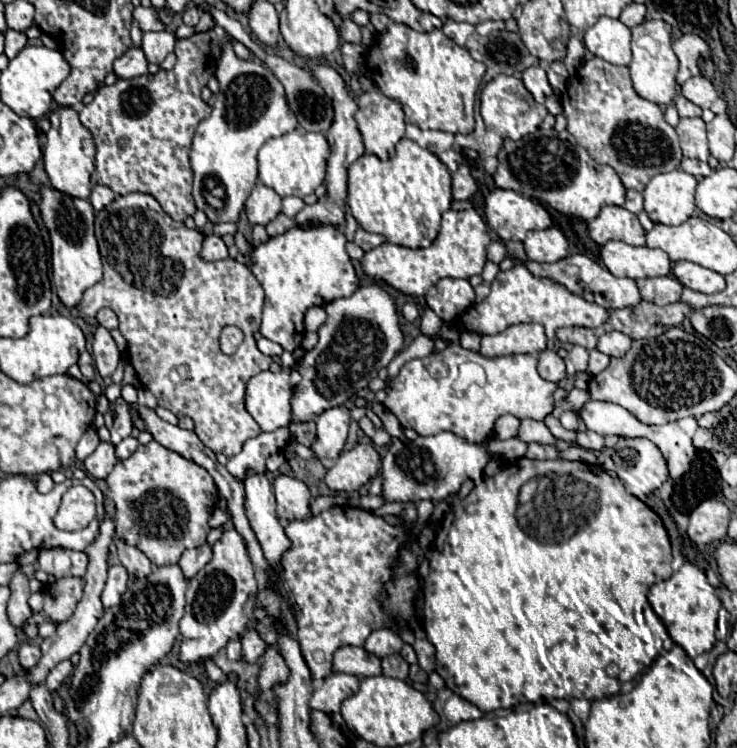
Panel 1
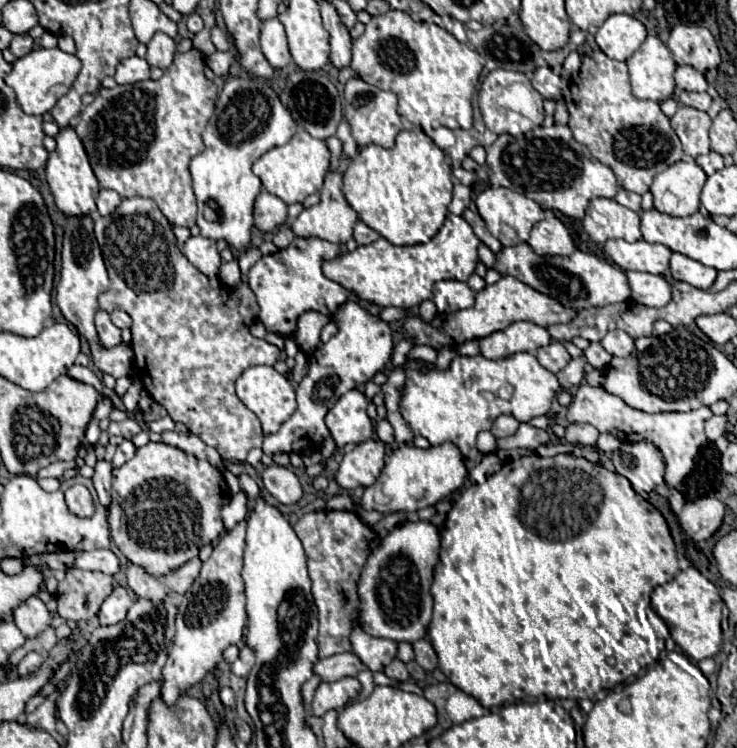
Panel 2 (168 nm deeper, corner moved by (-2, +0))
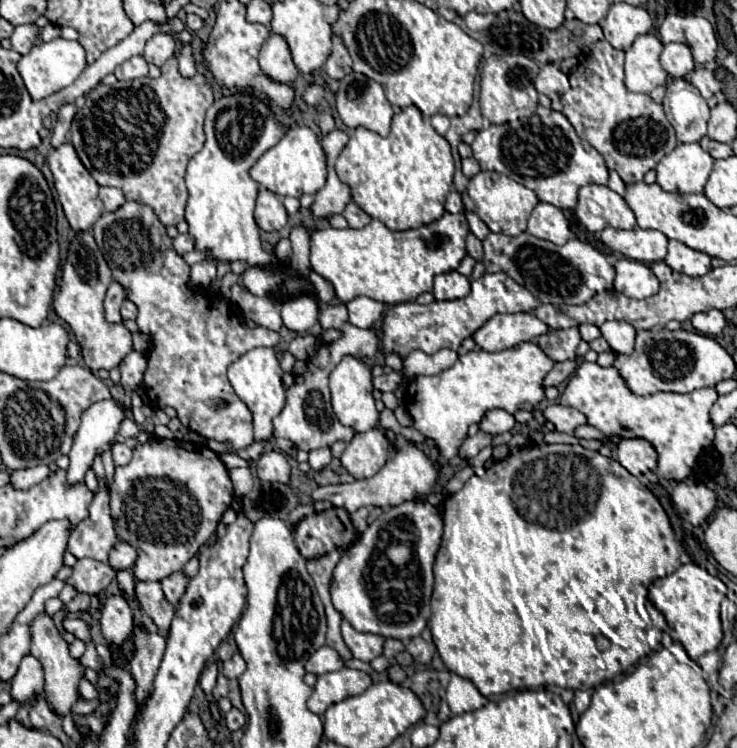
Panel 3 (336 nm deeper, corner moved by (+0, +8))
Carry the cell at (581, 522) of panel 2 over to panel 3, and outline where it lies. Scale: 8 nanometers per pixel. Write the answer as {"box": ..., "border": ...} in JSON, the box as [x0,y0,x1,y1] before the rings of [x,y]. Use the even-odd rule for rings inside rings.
{"box":[429,443,681,697],"border":[[[529,443],[515,455],[509,455],[497,461],[493,467],[489,467],[487,477],[471,477],[461,491],[445,497],[443,501],[445,533],[433,567],[435,589],[431,597],[432,615],[429,619],[429,629],[433,633],[433,643],[449,671],[465,679],[471,679],[485,697],[524,686],[557,685],[573,689],[571,683],[575,683],[577,689],[577,681],[581,681],[581,689],[593,689],[603,681],[613,679],[613,675],[621,673],[621,668],[622,671],[626,670],[655,650],[655,646],[660,644],[662,635],[667,631],[668,624],[664,615],[655,606],[647,608],[648,587],[655,579],[671,575],[681,565],[679,543],[675,539],[669,517],[661,507],[661,503],[657,501],[657,497],[647,487],[641,487],[635,481],[637,479],[629,471],[623,471],[623,465],[619,461],[599,455],[599,451],[589,451],[583,449],[581,445]]]}

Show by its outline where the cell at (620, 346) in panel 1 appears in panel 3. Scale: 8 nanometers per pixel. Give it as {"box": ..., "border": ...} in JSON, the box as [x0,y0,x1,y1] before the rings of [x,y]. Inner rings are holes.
{"box":[601,321,635,355],"border":[[[605,321],[601,325],[601,333],[611,345],[613,351],[629,355],[635,345],[635,329],[623,321]]]}

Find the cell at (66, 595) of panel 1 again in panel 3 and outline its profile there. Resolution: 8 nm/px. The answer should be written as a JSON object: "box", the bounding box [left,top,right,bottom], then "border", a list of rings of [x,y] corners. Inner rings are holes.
{"box":[65,559,115,595],"border":[[[79,559],[73,567],[73,575],[65,583],[71,583],[79,593],[97,595],[109,587],[113,577],[115,571],[109,565],[95,559]]]}

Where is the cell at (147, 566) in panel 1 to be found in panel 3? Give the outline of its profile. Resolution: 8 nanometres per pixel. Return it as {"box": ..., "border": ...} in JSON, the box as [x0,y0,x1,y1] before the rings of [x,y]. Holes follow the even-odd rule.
{"box":[135,581,175,637],"border":[[[137,581],[135,593],[137,593],[137,599],[139,599],[143,611],[157,625],[159,633],[163,637],[167,637],[167,627],[171,627],[171,619],[173,619],[175,613],[173,613],[173,607],[169,605],[169,601],[163,595],[161,583],[157,583],[157,581]]]}

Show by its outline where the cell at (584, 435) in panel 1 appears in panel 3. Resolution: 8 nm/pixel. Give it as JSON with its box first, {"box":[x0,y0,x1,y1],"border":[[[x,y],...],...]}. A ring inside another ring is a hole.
{"box":[543,405,587,433],"border":[[[549,405],[543,411],[543,417],[549,423],[553,423],[557,431],[563,431],[563,433],[573,433],[575,427],[587,423],[587,419],[585,419],[583,413],[575,411],[573,407],[563,407],[563,405]]]}

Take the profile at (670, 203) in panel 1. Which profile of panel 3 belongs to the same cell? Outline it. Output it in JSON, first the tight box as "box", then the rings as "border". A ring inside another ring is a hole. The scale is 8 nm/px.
{"box":[657,143,713,193],"border":[[[679,143],[659,161],[657,183],[671,193],[701,193],[711,169],[713,157],[699,143]]]}

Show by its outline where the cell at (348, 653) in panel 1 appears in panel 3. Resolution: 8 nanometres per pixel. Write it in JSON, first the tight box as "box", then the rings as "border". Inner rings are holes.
{"box":[305,645,343,675],"border":[[[323,645],[321,649],[317,649],[309,661],[305,663],[305,671],[307,673],[315,673],[315,675],[323,675],[323,673],[331,673],[331,671],[339,671],[343,667],[343,659],[339,657],[339,653],[335,649],[331,649],[329,645]]]}

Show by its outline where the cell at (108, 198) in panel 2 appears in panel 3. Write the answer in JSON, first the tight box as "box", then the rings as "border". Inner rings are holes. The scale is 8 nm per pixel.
{"box":[99,187,125,211],"border":[[[101,187],[99,189],[99,197],[105,203],[105,211],[117,211],[125,203],[123,191],[119,191],[115,187]]]}

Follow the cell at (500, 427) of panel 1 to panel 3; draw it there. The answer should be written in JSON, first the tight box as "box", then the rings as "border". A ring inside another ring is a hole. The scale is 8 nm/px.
{"box":[479,409,515,435],"border":[[[503,409],[487,411],[487,415],[479,423],[479,429],[489,433],[489,435],[499,435],[499,433],[505,433],[505,431],[513,431],[513,427],[515,427],[513,415],[503,411]]]}

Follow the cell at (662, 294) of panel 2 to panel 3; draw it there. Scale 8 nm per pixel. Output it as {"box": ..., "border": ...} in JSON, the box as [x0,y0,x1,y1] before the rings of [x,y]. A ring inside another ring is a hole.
{"box":[613,259,659,299],"border":[[[617,259],[615,261],[615,283],[613,289],[633,299],[645,299],[659,291],[659,281],[649,269],[649,265],[633,261],[633,259]]]}

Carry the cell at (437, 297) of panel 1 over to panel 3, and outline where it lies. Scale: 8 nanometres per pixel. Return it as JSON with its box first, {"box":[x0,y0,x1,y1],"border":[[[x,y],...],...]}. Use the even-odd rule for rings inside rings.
{"box":[433,271,471,301],"border":[[[449,271],[443,275],[435,277],[435,289],[433,295],[437,301],[445,301],[445,299],[461,299],[471,291],[471,281],[457,273],[457,271]]]}

